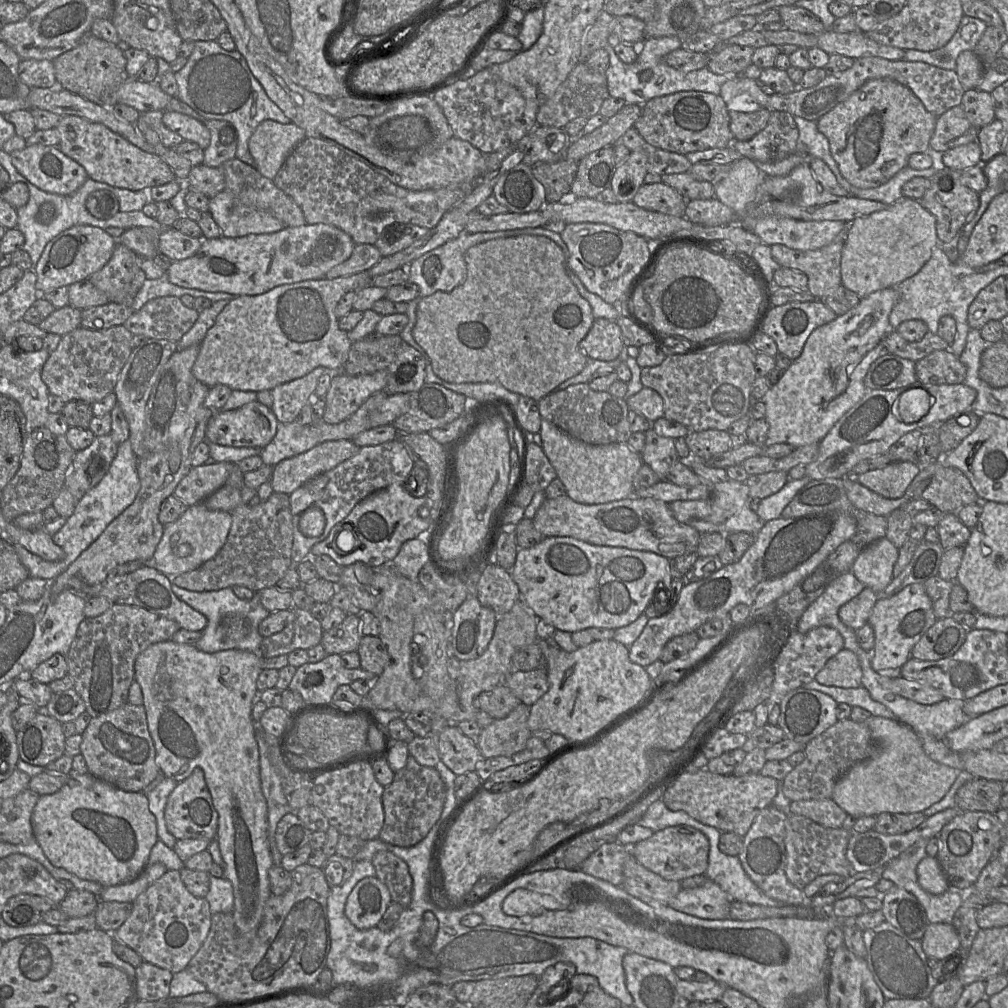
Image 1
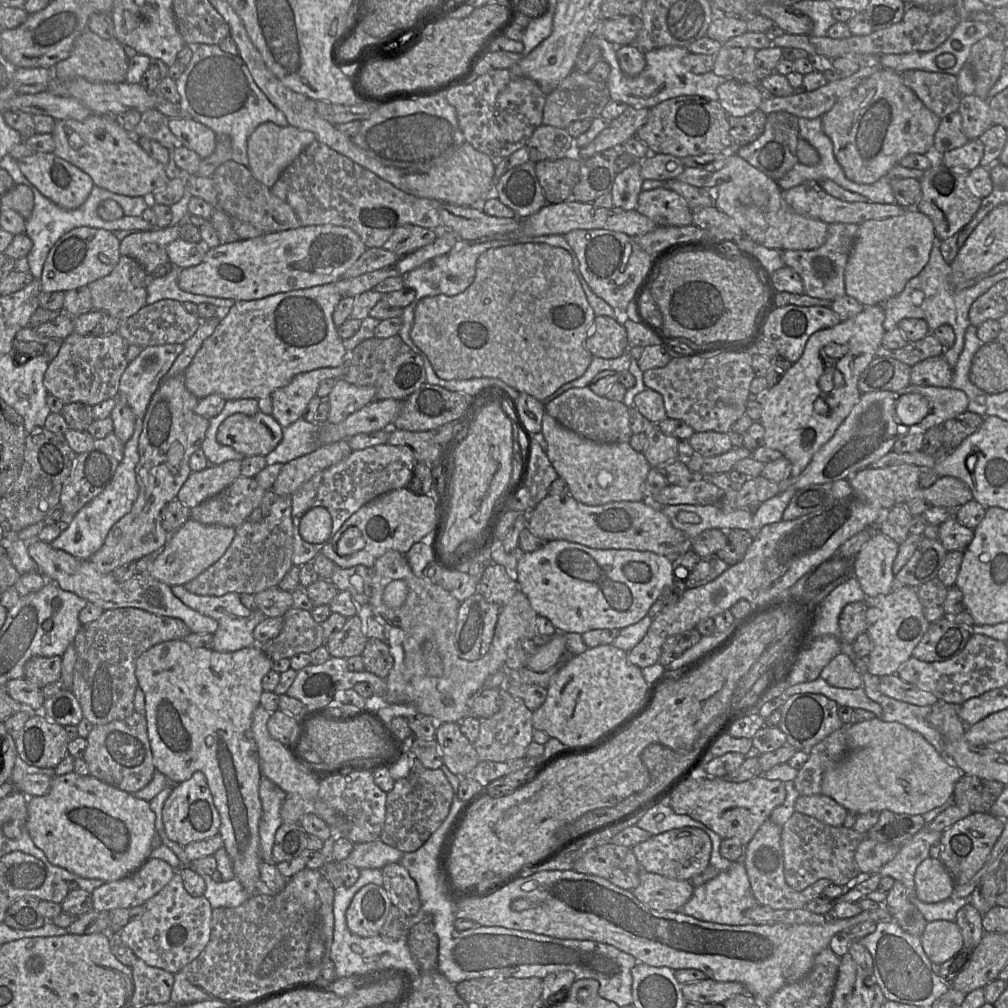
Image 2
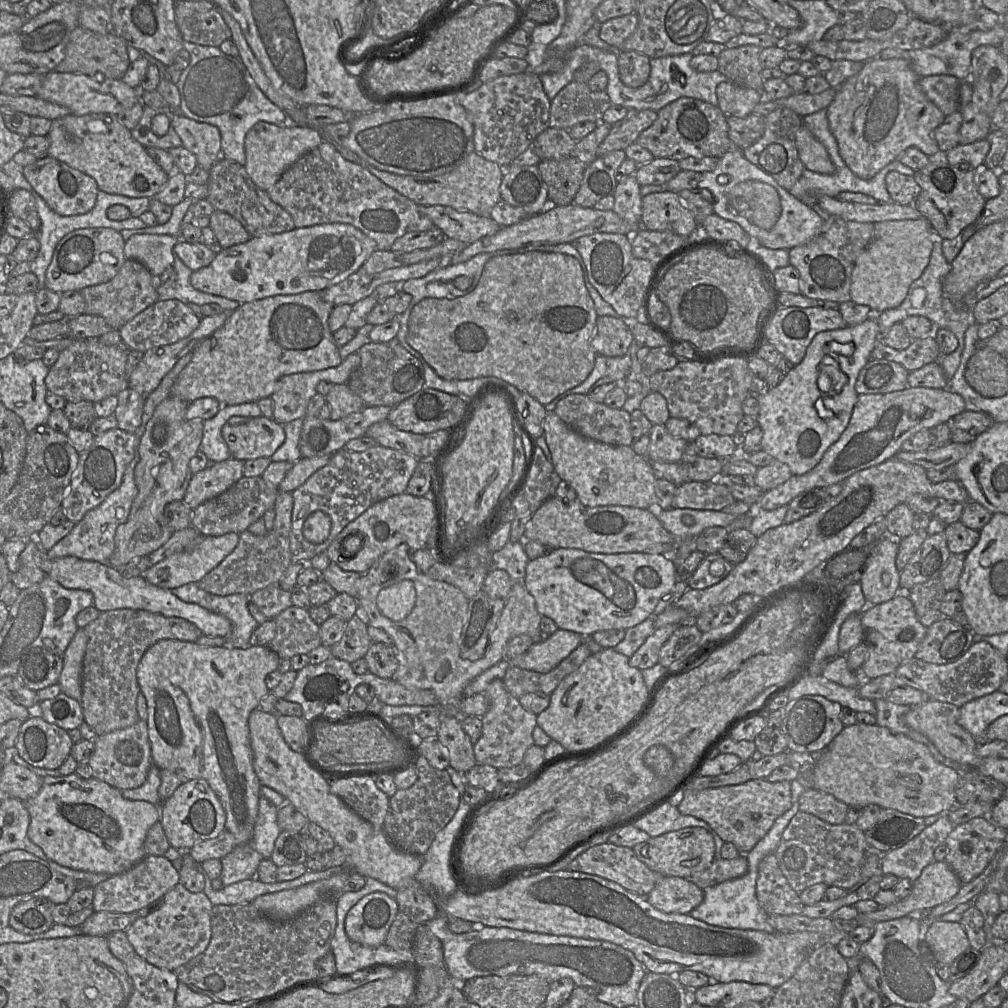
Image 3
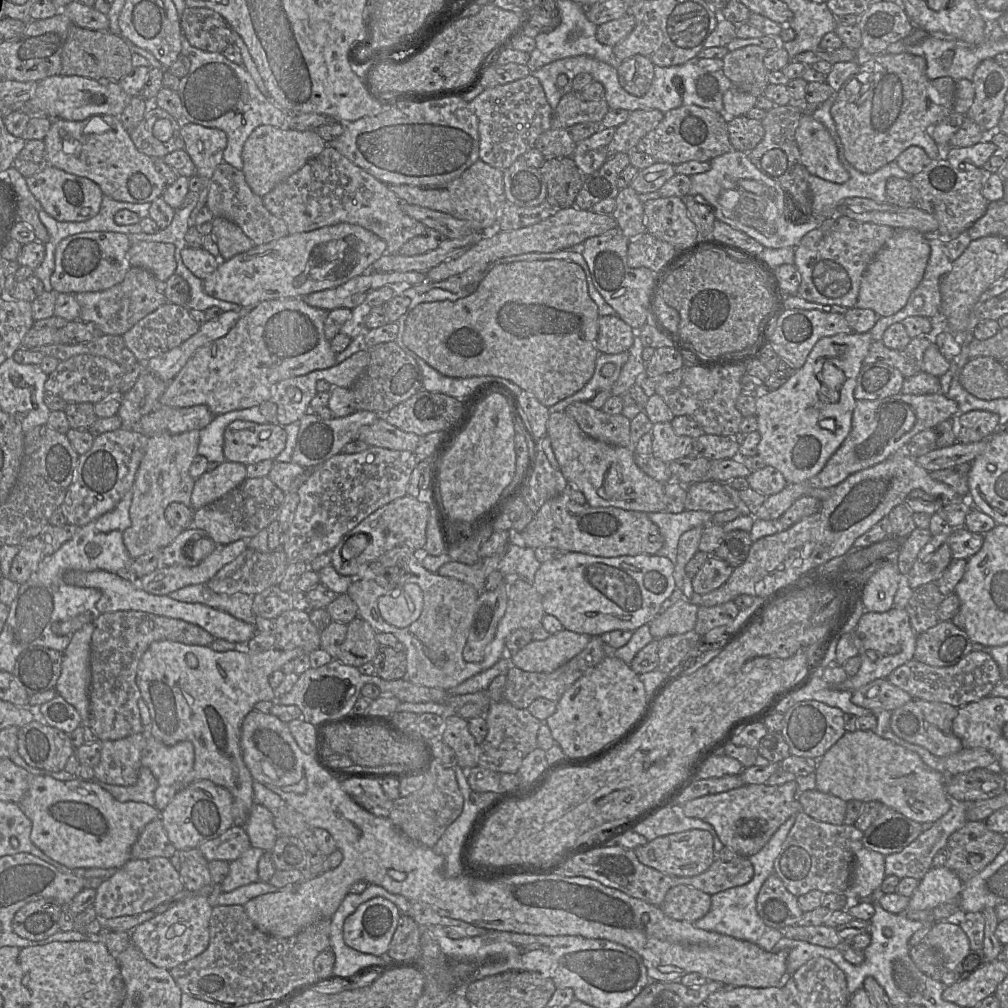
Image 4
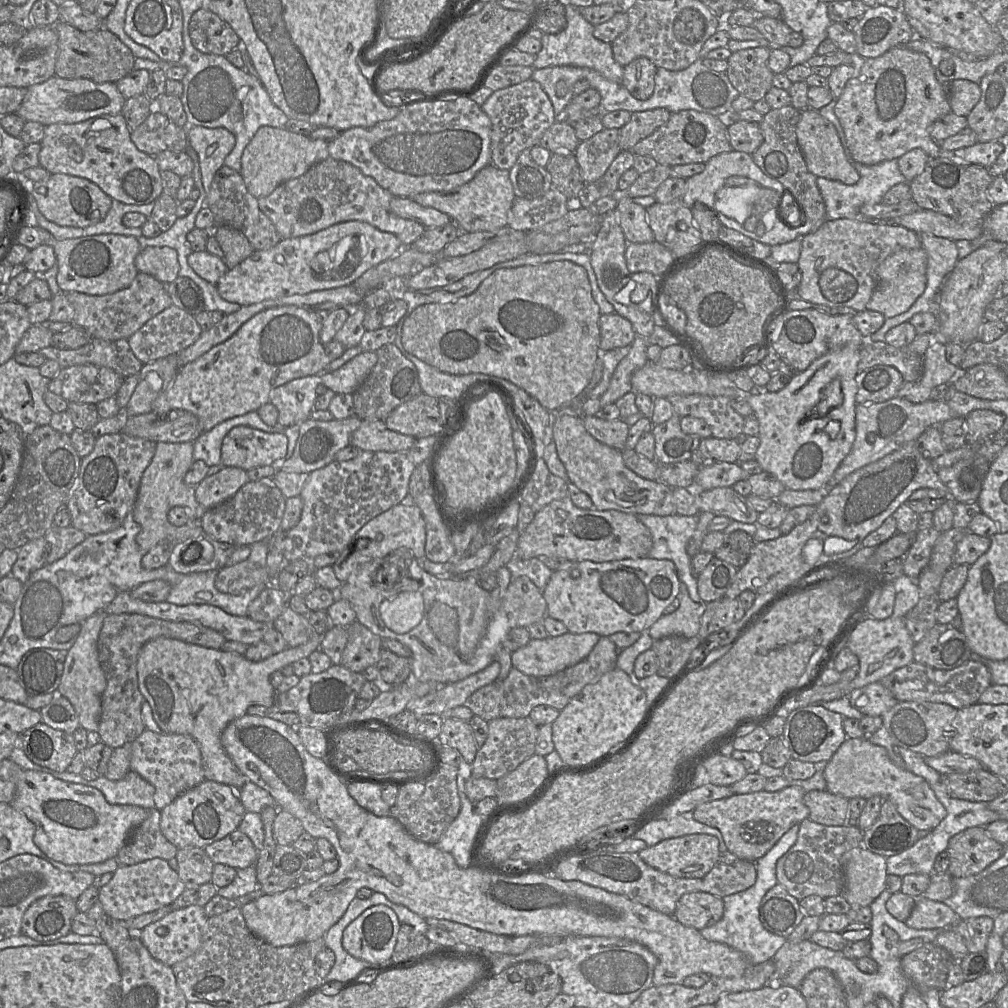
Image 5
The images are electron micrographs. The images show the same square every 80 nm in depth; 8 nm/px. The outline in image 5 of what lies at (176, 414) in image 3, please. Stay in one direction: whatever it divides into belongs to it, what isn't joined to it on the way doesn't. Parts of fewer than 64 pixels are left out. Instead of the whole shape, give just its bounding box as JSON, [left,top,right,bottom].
[132,442,206,554]

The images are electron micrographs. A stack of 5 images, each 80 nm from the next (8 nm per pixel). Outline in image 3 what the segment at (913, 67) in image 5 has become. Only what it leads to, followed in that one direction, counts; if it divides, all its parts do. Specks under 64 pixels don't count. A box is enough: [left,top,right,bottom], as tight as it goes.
[827,58,946,180]

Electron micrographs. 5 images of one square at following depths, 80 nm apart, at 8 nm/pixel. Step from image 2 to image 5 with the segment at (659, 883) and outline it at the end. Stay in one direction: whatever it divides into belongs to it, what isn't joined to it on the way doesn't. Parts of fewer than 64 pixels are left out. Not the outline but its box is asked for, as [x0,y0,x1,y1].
[673,892,723,931]

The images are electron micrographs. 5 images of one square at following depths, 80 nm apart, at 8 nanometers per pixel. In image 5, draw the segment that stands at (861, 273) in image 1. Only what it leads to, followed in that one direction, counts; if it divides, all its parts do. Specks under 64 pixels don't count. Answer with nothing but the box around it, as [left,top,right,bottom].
[866,247,927,319]

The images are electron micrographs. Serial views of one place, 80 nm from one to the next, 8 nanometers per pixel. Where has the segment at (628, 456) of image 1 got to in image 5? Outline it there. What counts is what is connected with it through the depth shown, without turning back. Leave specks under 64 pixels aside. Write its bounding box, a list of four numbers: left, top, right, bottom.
[553,413,675,515]

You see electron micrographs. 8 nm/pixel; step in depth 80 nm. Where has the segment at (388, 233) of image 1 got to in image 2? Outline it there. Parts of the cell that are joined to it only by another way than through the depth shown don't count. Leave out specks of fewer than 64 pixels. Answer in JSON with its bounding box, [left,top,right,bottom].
[383,225,438,256]

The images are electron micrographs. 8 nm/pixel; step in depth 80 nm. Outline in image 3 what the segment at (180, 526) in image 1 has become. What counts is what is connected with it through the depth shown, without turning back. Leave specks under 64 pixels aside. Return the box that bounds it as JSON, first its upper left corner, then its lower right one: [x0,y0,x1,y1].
[142,533,240,589]

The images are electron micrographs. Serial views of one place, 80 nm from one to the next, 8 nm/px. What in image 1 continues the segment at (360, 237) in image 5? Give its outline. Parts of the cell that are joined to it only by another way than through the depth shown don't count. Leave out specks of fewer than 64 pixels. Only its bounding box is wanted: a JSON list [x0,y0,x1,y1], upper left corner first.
[166,223,354,296]

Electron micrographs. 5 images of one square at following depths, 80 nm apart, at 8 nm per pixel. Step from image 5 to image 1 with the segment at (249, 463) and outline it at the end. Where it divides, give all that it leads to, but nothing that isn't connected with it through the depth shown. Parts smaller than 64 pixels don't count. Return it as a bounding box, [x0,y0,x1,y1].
[205,400,278,449]

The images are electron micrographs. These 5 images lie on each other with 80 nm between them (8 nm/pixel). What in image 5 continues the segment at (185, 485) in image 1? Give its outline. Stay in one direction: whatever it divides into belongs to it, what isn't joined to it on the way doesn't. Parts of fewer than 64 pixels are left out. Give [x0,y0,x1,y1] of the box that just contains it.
[195,467,247,510]

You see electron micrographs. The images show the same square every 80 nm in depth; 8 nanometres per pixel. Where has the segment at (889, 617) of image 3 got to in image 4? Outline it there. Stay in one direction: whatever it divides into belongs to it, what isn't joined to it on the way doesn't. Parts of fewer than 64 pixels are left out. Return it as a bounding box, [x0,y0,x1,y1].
[831,607,917,692]

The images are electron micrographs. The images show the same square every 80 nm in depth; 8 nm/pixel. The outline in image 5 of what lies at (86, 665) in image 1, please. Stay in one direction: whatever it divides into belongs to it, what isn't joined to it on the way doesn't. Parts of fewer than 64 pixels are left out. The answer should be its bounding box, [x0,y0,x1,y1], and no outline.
[97,613,227,749]

